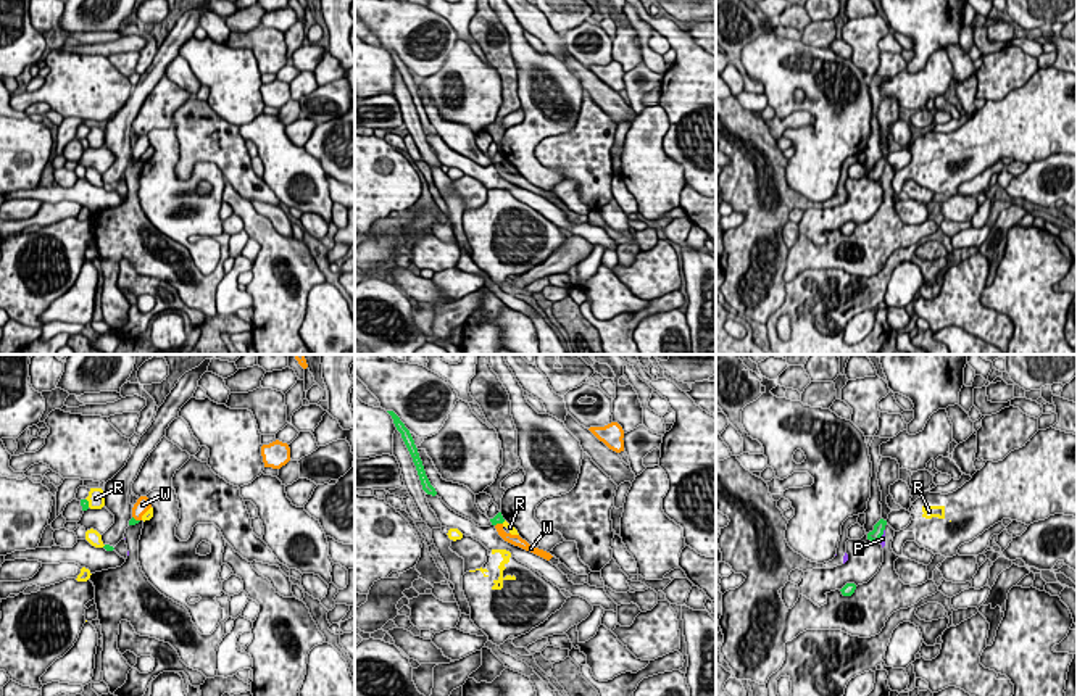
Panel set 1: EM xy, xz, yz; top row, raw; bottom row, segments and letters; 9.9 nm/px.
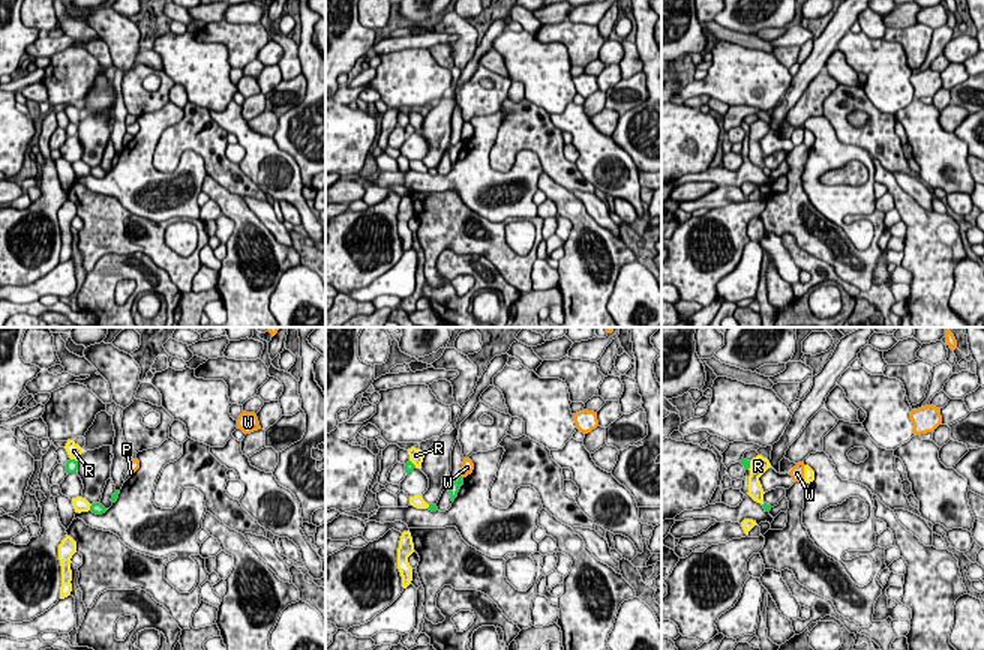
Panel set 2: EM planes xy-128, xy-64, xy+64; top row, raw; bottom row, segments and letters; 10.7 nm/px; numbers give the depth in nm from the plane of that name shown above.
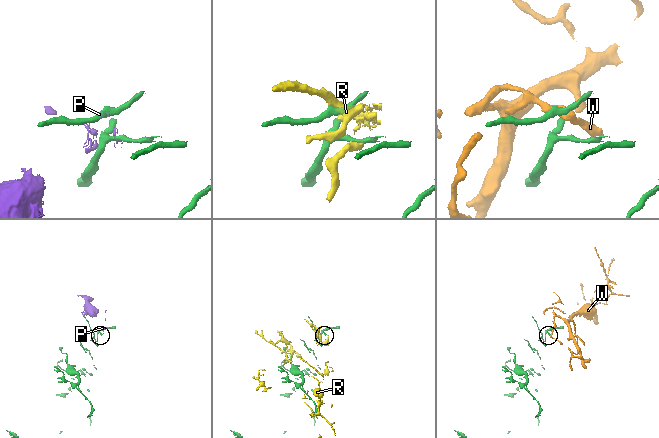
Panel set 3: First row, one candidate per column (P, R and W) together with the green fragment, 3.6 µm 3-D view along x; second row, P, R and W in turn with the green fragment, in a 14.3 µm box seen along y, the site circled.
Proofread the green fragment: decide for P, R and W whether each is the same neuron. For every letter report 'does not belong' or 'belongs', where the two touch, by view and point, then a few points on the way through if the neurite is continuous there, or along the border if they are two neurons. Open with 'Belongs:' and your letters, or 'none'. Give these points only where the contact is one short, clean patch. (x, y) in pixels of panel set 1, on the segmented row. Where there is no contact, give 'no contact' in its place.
Belongs: none
P: does not belong | yz (882, 534) | along yz (884, 529), (879, 540)
R: does not belong | xy (87, 503)
W: does not belong | xy (134, 519) | along xy (133, 516), (139, 521)

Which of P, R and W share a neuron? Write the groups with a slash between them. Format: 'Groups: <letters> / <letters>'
Groups: P / R / W

